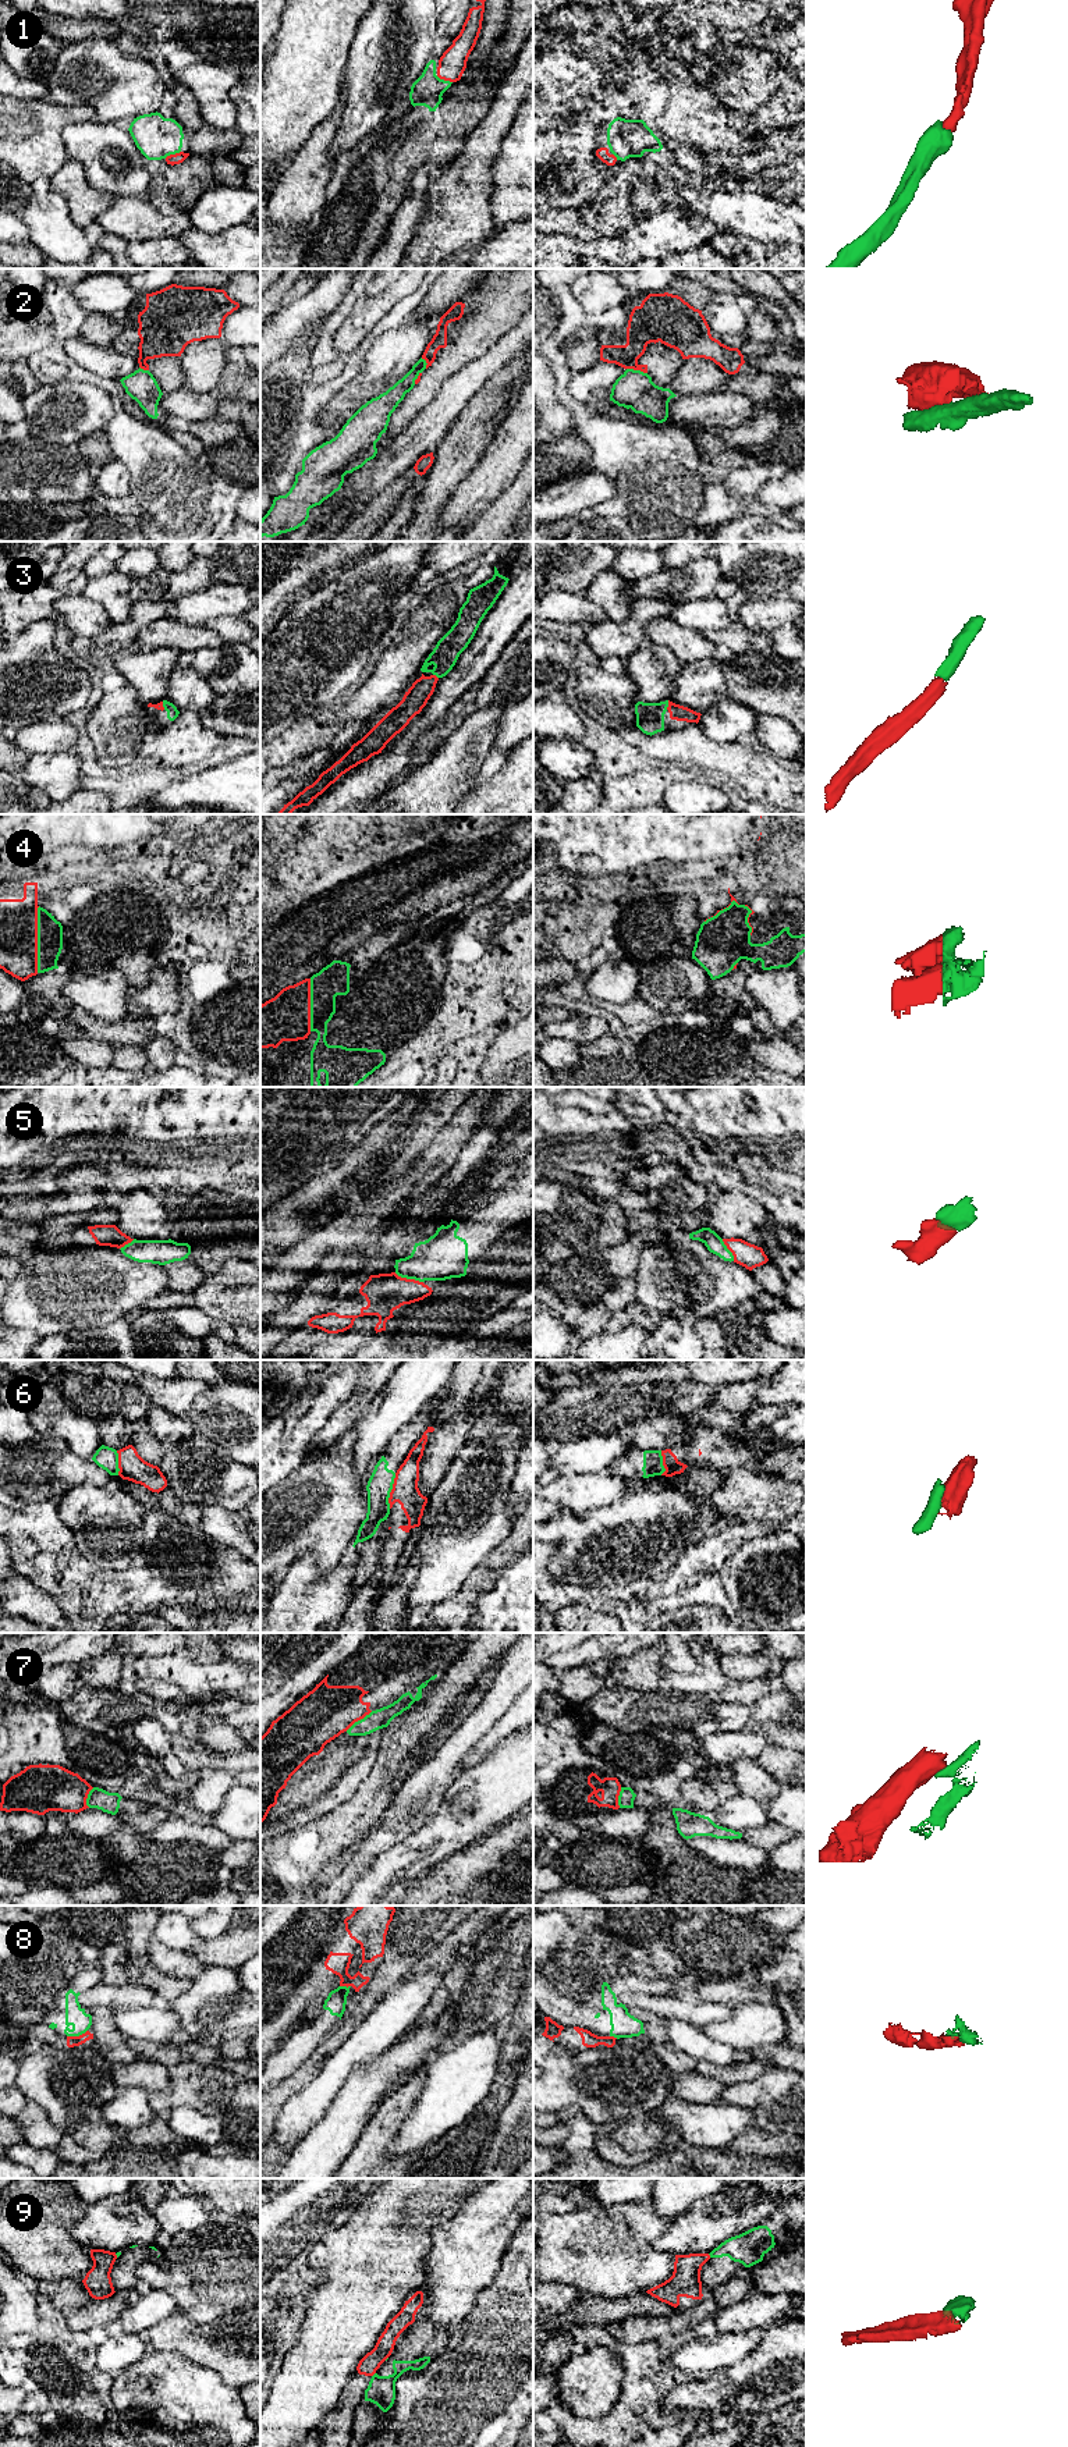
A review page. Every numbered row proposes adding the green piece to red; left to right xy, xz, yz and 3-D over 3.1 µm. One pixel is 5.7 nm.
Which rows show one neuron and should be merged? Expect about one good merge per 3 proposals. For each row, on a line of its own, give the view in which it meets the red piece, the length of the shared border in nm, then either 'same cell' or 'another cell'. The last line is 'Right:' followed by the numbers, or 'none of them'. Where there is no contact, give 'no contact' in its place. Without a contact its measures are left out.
1: xy | 100 nm | same cell
2: yz | 120 nm | another cell
3: yz | 60 nm | same cell
4: xy | 380 nm | same cell
5: xz | 180 nm | same cell
6: xz | 220 nm | another cell
7: xz | 200 nm | another cell
8: xy | 130 nm | another cell
9: xz | 40 nm | another cell
Right: 1, 3, 4, 5

